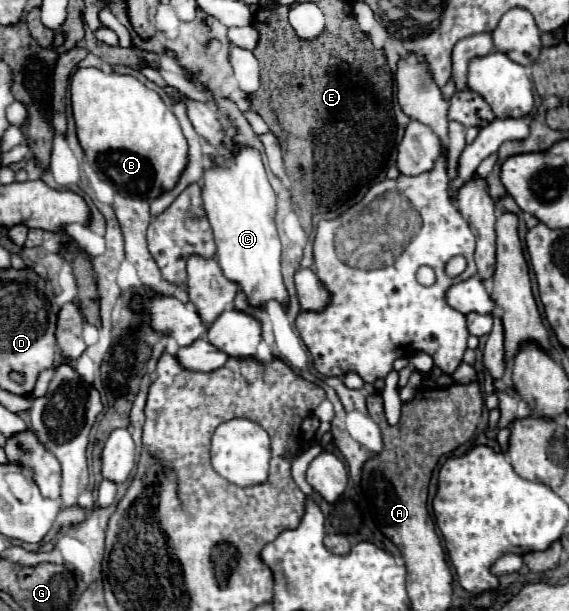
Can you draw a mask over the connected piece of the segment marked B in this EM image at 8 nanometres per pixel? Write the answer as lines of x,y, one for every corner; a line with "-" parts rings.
79,67
73,77
71,77
71,109
73,109
73,119
75,119
75,127
77,127
77,139
81,143
81,149
87,157
87,163
91,165
91,169
107,183
111,183
119,195
123,197
135,197
135,199
145,199
145,201
153,201
155,197
159,197
163,191
169,191
175,187
181,171
185,169
187,165
187,139
183,137
181,133
181,127
179,127
179,121
177,117
173,115
173,111
167,107
167,103
159,97
157,91
145,87
139,79
135,79
133,75
121,75
121,73
105,73
101,69
95,69
95,67

